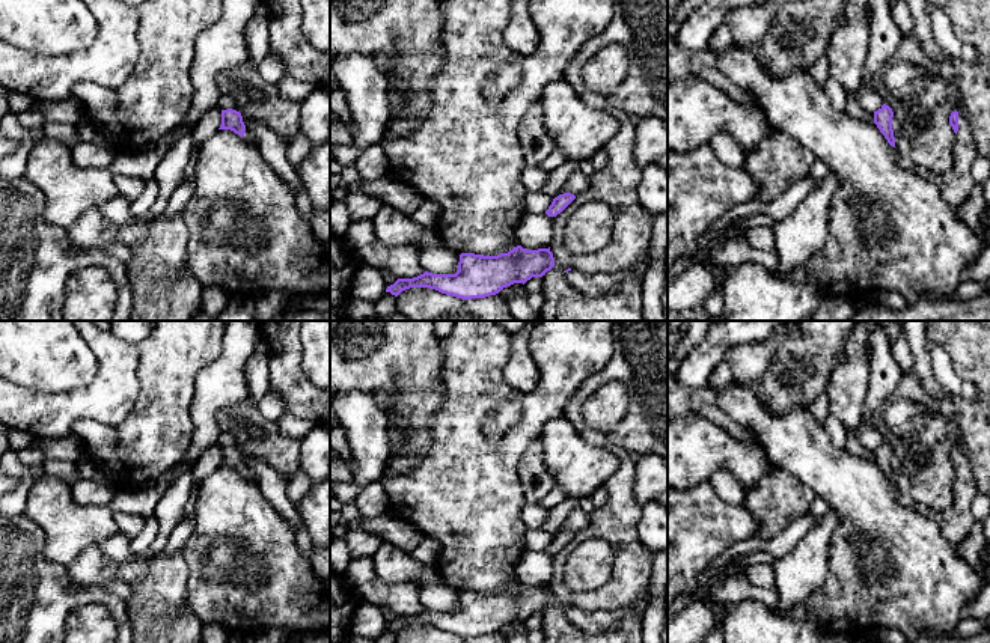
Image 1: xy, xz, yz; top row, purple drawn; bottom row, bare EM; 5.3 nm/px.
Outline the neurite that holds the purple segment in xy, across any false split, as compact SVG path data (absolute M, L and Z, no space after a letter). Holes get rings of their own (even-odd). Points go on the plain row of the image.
M232 446L222 447L222 462L218 467L231 467L240 474L243 474L246 479L259 483L256 474L244 462L243 453L237 447Z

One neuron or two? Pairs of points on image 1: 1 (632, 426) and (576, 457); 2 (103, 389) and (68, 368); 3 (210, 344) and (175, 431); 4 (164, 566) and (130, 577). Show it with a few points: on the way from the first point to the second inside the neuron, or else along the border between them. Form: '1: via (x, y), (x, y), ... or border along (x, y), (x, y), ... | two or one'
1: border along (571, 422), (586, 440), (608, 447) | two
2: border along (89, 345), (97, 374), (58, 393) | two
3: via (189, 365), (175, 378), (175, 410) | one
4: border along (151, 557), (146, 571), (131, 585) | two

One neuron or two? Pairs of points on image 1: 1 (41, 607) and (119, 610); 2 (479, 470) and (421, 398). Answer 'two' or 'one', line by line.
1: one
2: two

